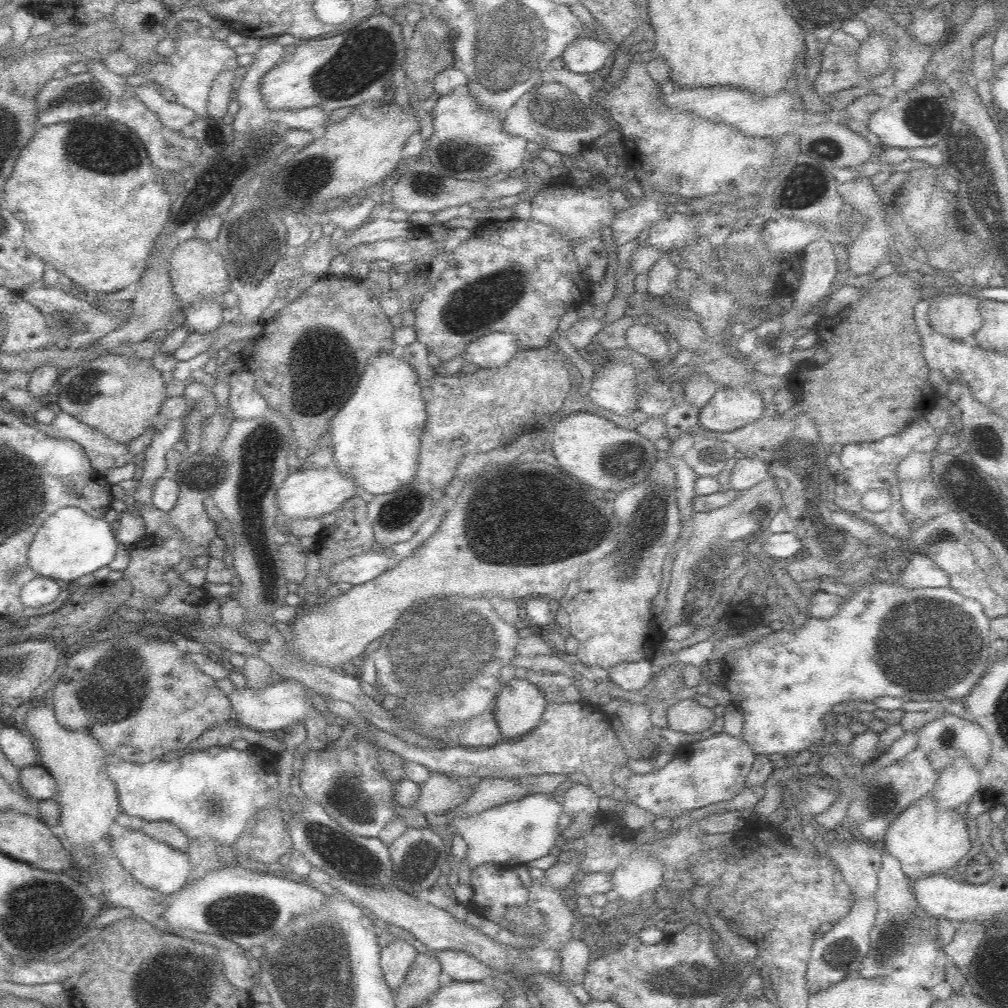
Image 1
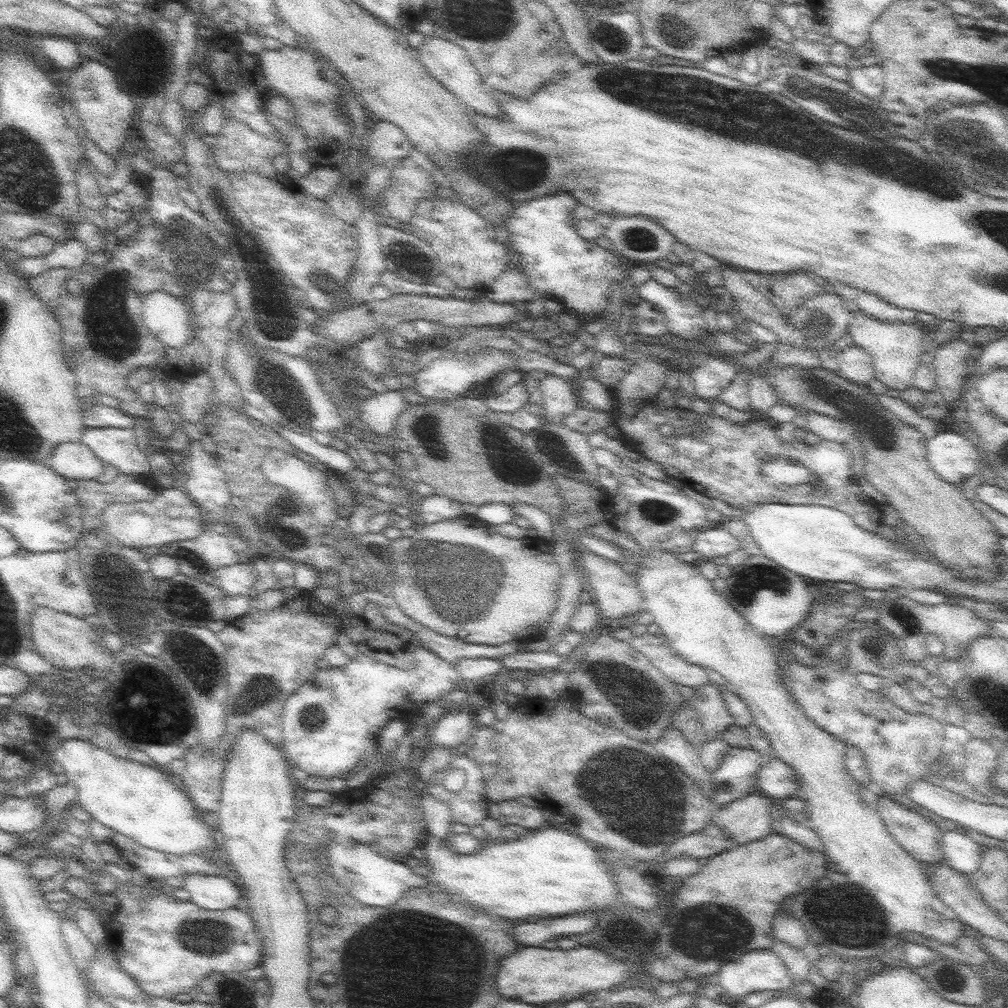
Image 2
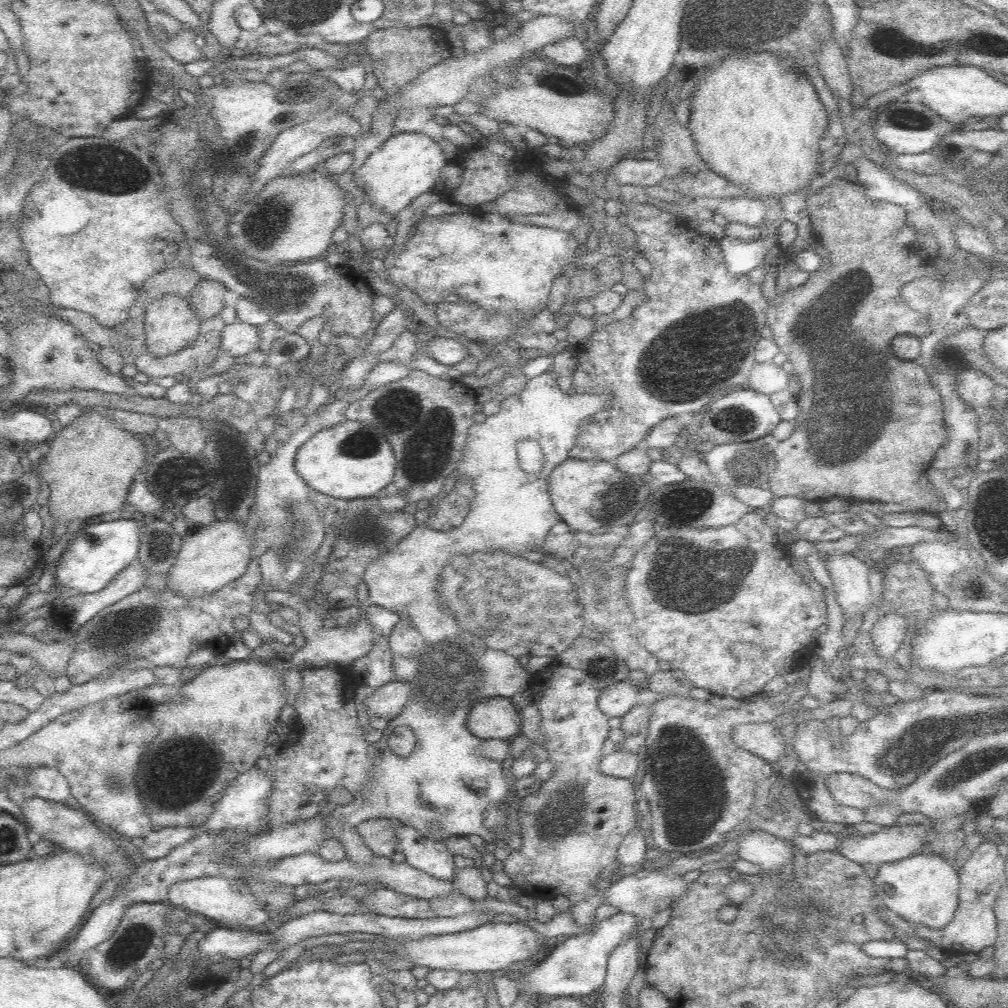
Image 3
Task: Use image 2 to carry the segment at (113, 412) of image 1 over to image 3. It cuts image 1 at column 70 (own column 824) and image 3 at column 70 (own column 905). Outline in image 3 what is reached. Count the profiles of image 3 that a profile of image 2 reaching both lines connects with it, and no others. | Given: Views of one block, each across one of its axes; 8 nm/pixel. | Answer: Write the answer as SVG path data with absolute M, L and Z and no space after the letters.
M84 410L82 416L78 416L72 424L62 428L58 434L52 436L52 440L46 446L46 456L40 462L40 476L50 488L50 500L48 500L48 510L50 516L56 522L74 522L80 520L84 522L86 518L96 518L106 512L120 510L122 504L126 506L128 492L132 488L132 482L142 478L144 470L144 460L146 460L148 448L142 444L142 436L136 436L128 430L118 428L118 424L112 422L112 418L106 414L106 410Z

